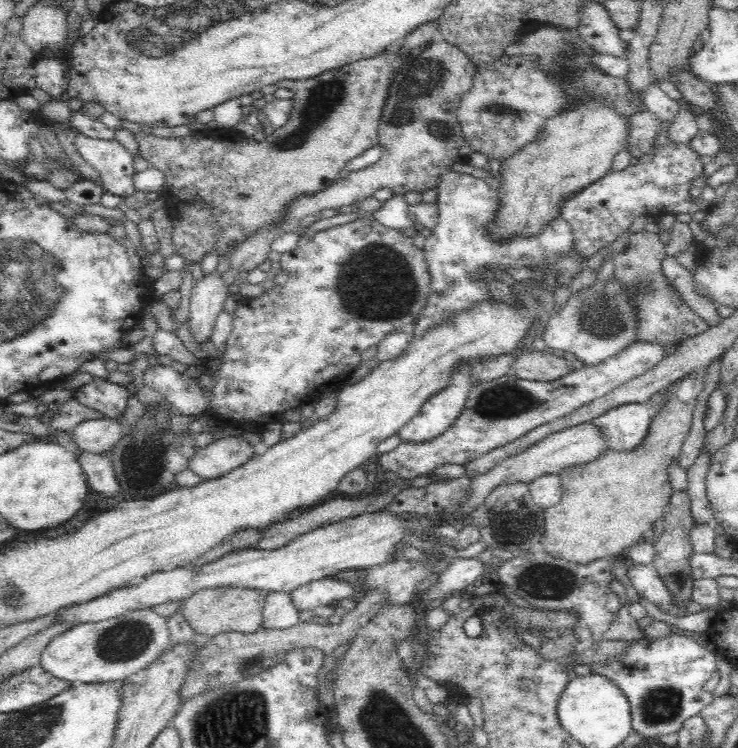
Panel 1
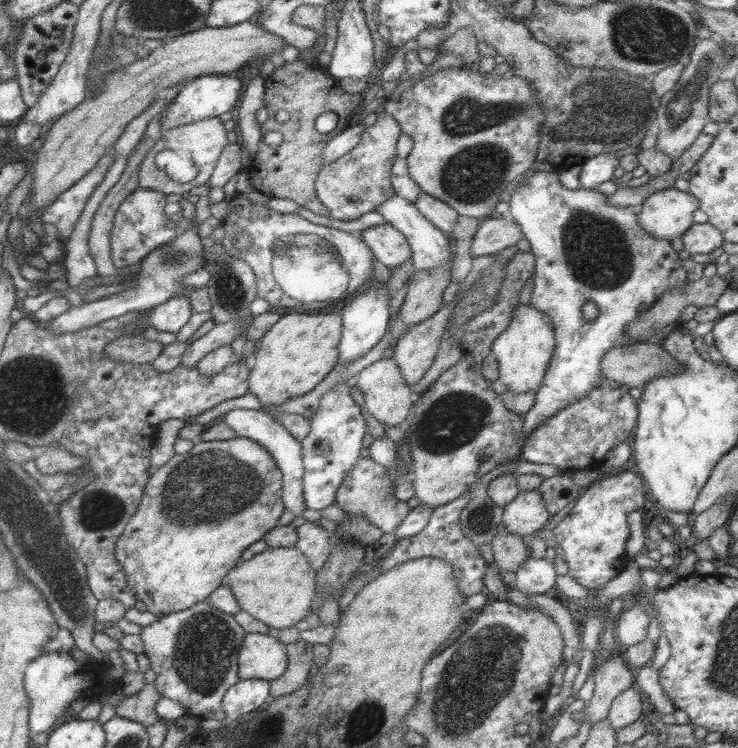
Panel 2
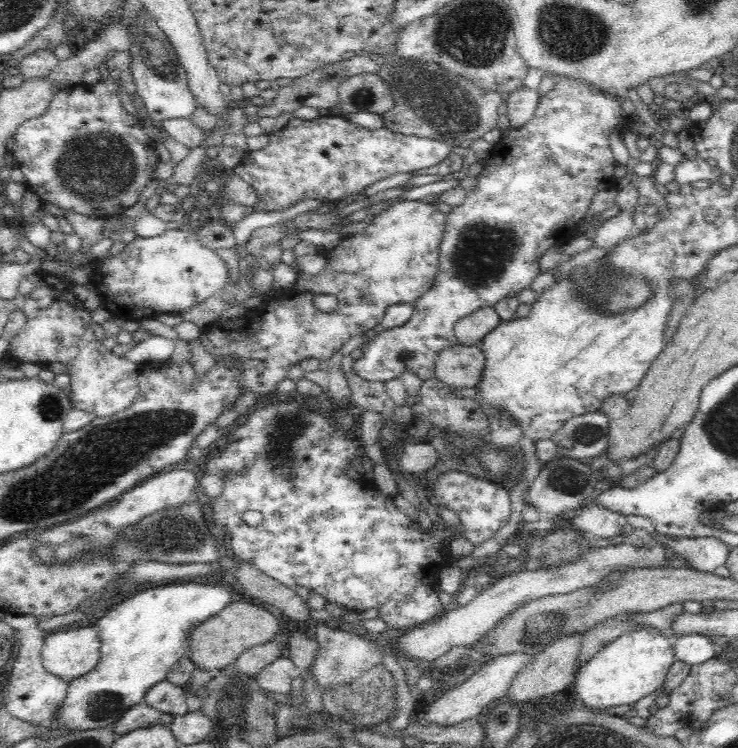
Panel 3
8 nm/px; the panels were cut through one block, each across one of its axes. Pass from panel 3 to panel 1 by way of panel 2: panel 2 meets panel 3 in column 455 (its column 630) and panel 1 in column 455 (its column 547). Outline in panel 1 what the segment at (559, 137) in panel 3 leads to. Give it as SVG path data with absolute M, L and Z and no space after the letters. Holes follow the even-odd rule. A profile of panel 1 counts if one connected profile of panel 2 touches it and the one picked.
M451 170L443 173L435 186L438 191L436 206L439 210L439 219L436 226L431 229L431 235L425 238L423 249L431 276L430 290L423 310L419 312L417 321L411 327L410 338L422 336L429 328L442 324L459 312L467 311L477 302L494 299L487 289L487 284L492 280L489 280L488 277L481 277L486 269L507 274L508 268L534 268L542 266L542 264L550 264L558 254L564 254L564 252L572 250L573 242L576 241L569 223L561 216L556 216L536 236L514 236L510 241L495 240L495 238L489 236L485 226L493 219L498 208L498 192L494 191L484 180L475 178L470 174L460 174ZM460 364L452 372L450 384L431 397L397 432L401 442L430 442L440 436L462 412L468 399L471 384L471 368L474 364Z

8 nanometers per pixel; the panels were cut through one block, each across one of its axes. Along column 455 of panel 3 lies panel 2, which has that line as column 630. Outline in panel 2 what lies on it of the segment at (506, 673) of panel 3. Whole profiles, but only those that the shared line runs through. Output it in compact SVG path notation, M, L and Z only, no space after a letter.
M632 686L616 696L607 719L616 732L639 719L640 714L642 714L642 698L639 691Z

